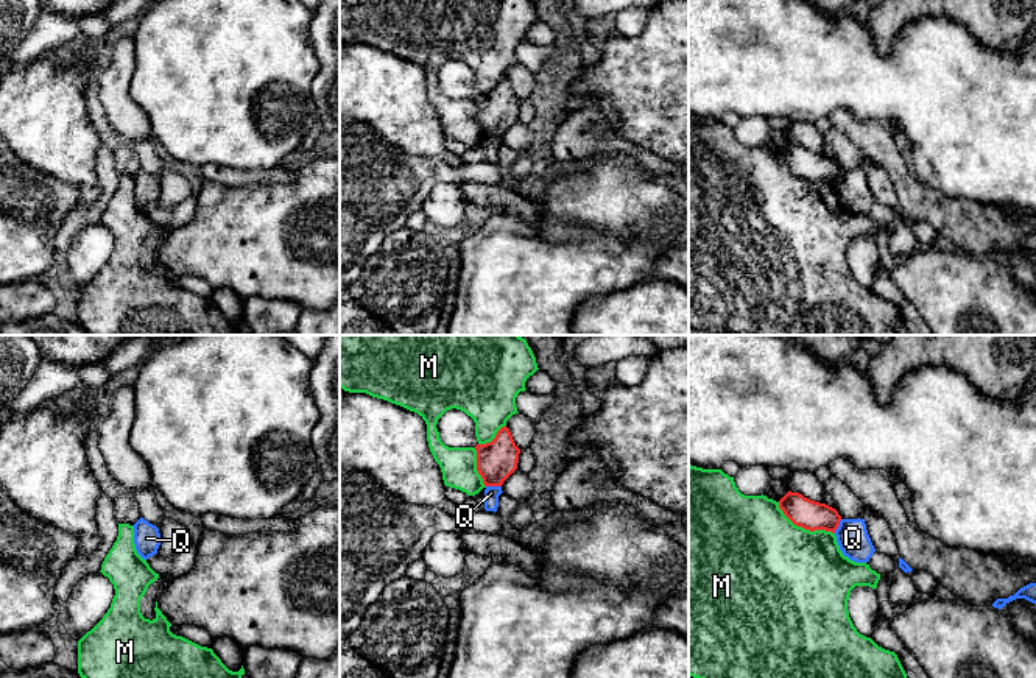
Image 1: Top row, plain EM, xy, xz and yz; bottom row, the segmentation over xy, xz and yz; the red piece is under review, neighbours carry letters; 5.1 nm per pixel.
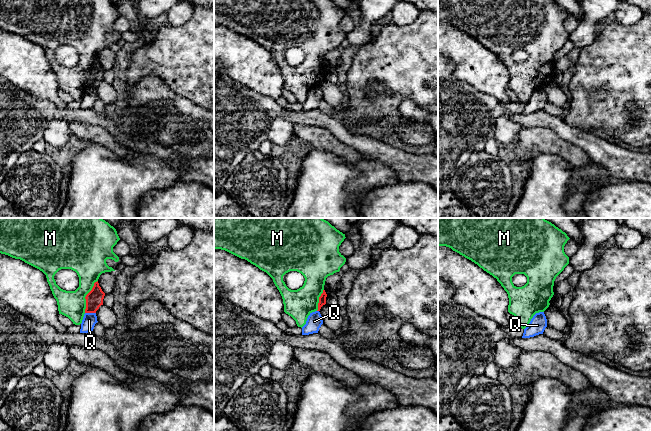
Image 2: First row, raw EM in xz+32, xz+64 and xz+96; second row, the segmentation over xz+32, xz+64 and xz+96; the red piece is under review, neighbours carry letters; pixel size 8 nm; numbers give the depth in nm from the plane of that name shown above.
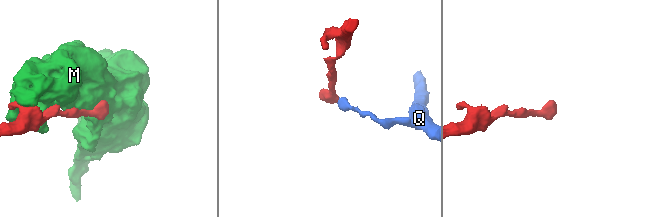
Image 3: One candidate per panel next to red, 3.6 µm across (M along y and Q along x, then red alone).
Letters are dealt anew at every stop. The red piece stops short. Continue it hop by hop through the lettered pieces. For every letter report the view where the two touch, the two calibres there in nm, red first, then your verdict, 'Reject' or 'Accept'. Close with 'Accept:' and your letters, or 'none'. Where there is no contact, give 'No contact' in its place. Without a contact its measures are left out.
M: Touches red in yz. Thickness 150 nm (red) against 480 nm. Reject
Q: Touches red in xz. Thickness 200 nm (red) against 80 nm. Reject
Accept: none

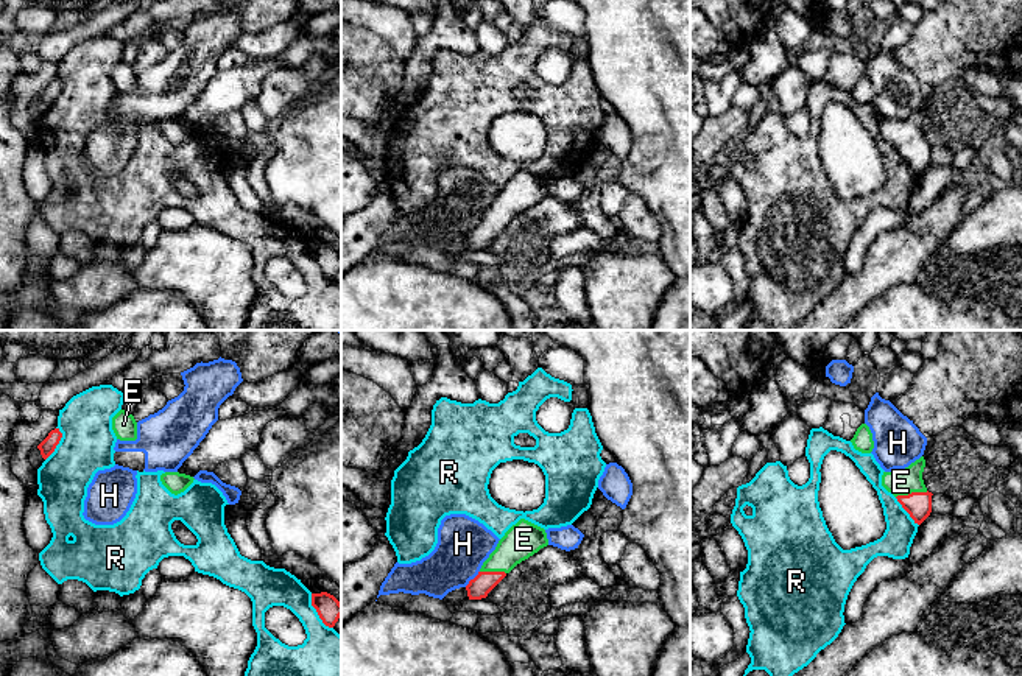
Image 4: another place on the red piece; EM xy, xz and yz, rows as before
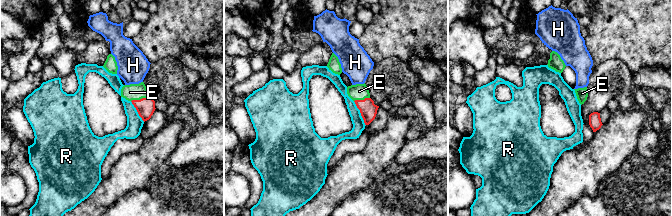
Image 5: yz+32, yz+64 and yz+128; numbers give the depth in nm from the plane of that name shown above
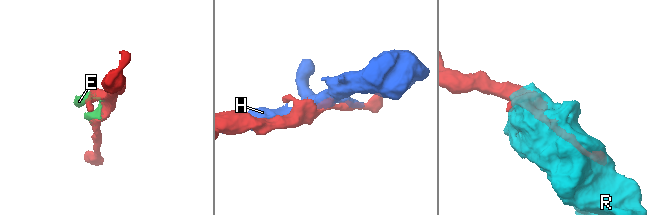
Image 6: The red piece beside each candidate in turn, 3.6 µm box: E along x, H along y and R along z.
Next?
E: Touches red in yz. Thickness 140 nm (red) against 140 nm. Accept
H: Touches red in xz. Thickness 120 nm (red) against 280 nm. Reject
R: Touches red in xy. Thickness 80 nm (red) against 280 nm. Reject
Accept: E

